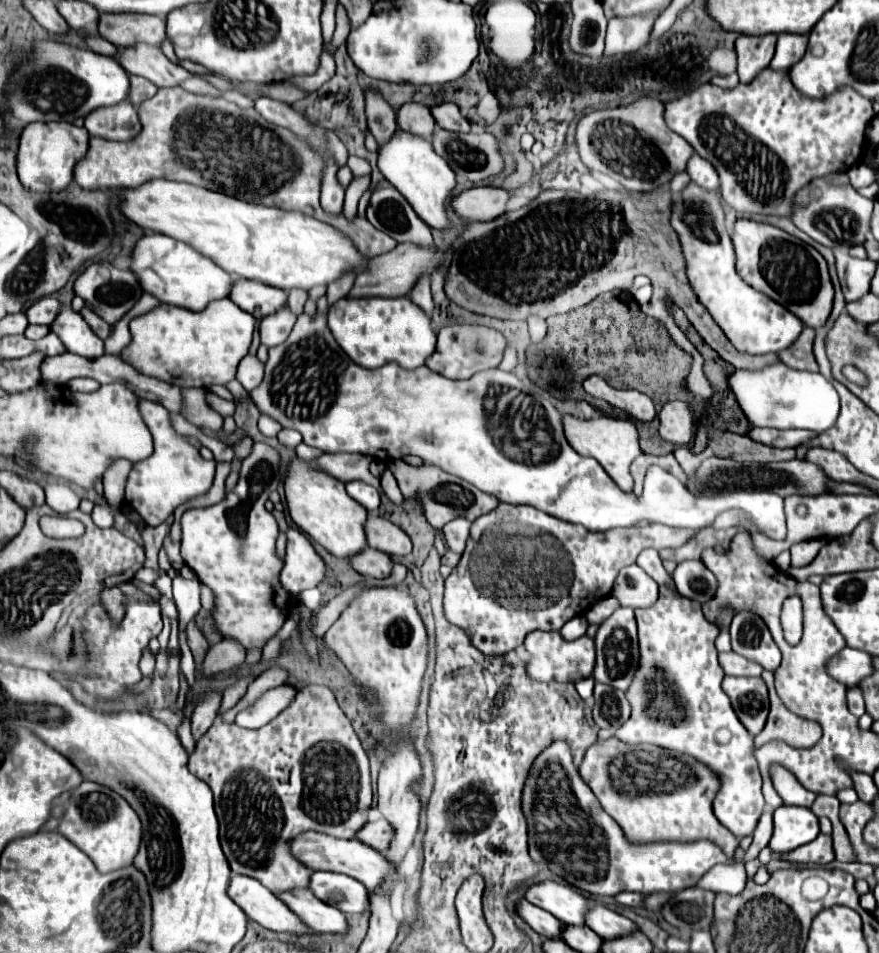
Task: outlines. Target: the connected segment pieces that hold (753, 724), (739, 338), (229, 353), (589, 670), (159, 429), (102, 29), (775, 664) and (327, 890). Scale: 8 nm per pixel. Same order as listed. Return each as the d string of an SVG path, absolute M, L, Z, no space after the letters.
M725 676L723 692L729 696L733 710L751 736L757 736L769 714L767 686L761 678Z
M689 182L681 190L679 198L673 200L671 208L671 226L681 240L687 280L697 294L697 300L713 316L729 342L745 354L767 354L789 348L801 334L803 322L769 296L753 290L737 276L735 250L723 224L725 214L719 190L705 190Z
M229 298L213 300L201 312L161 304L129 322L131 344L123 348L121 358L139 374L177 384L181 388L203 388L227 384L235 378L241 358L249 352L253 340L255 318L241 310Z
M535 630L531 634L527 634L525 638L525 648L527 652L533 656L527 662L527 670L531 678L537 678L541 682L577 682L583 680L587 676L593 674L593 666L595 666L595 644L589 636L581 636L573 642L565 642L559 632L541 632Z
M141 400L139 410L143 414L145 424L149 426L149 432L153 434L155 452L147 460L133 464L133 470L129 474L127 488L125 488L125 502L149 526L157 526L169 514L173 514L177 506L209 492L213 478L215 478L215 462L203 460L199 450L195 446L191 446L185 436L175 432L173 424L171 424L171 416L161 404Z
M99 14L97 32L117 48L137 42L159 46L165 40L165 20L149 14Z
M739 612L733 616L729 634L733 652L761 664L765 670L773 672L779 668L781 652L761 618L755 618L751 612Z
M313 872L309 888L321 902L339 908L345 914L361 914L369 894L355 878L335 872Z

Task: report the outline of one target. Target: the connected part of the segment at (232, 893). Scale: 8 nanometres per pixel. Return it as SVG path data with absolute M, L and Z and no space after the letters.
M231 874L227 888L229 898L247 914L249 920L259 922L263 928L273 932L291 932L291 934L313 934L293 912L283 906L279 898L273 896L261 882L243 874Z

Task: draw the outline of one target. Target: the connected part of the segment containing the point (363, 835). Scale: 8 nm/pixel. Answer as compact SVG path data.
M381 818L377 822L367 822L359 832L357 832L357 840L361 840L363 844L385 852L389 848L389 838L393 836L393 828Z

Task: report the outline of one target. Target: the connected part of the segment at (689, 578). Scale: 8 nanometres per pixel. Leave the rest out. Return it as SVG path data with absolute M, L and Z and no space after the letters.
M685 560L677 564L673 572L673 582L681 596L697 602L711 600L717 590L717 578L705 568L701 560Z

